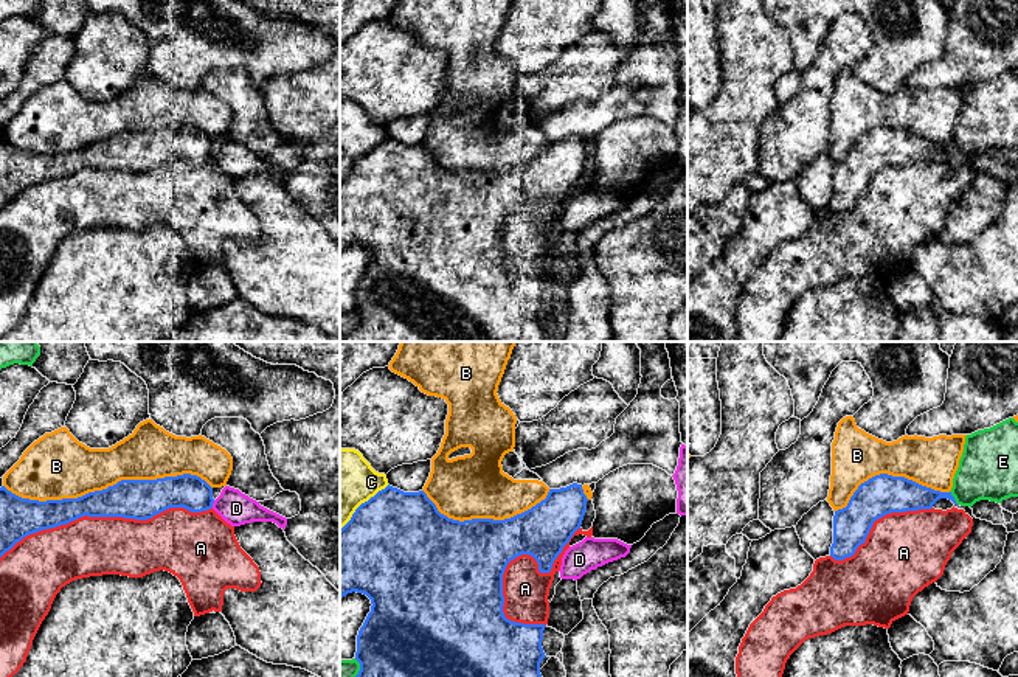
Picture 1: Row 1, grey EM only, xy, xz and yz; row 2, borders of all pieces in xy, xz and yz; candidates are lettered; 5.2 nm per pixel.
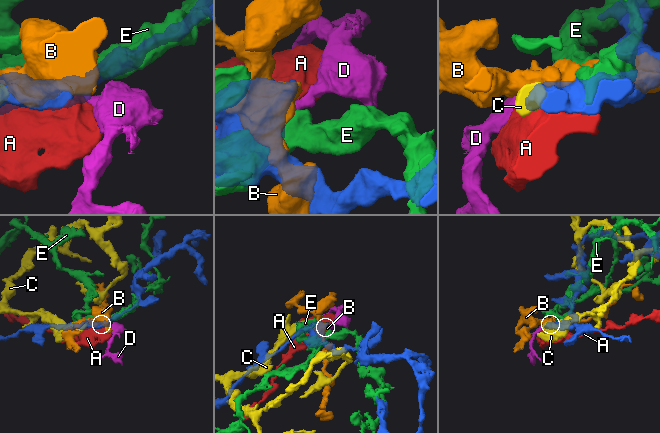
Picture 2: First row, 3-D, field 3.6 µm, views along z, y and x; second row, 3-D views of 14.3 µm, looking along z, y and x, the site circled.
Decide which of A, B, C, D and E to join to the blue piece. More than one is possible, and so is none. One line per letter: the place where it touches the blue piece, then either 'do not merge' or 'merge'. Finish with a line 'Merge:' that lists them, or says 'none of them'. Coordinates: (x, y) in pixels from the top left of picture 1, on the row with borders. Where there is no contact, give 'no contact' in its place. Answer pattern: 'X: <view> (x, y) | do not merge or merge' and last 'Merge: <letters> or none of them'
A: xy (106, 516) | do not merge
B: xy (107, 488) | do not merge
C: xz (362, 503) | do not merge
D: xy (213, 502) | do not merge
E: yz (953, 497) | do not merge
Merge: none of them

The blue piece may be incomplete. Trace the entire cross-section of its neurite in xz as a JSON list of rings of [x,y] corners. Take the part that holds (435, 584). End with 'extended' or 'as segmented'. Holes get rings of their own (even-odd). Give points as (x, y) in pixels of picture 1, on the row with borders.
[[[573,483],[566,488],[549,489],[545,500],[511,519],[472,519],[464,522],[441,514],[424,491],[403,492],[388,484],[368,502],[362,503],[351,520],[340,529],[340,598],[357,592],[366,595],[372,604],[357,635],[355,660],[360,663],[360,671],[355,677],[542,677],[540,663],[546,657],[542,640],[546,626],[515,623],[504,616],[503,575],[507,564],[521,554],[532,556],[538,564],[540,573],[549,573],[563,547],[580,528],[587,502],[588,498],[583,494],[582,484]]]; as segmented

